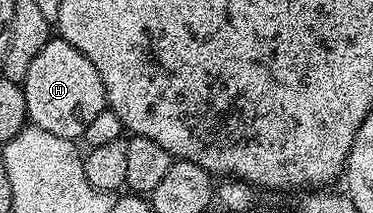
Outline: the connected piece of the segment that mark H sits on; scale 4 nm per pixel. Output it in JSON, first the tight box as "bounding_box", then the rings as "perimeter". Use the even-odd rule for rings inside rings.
{"bounding_box":[21,36,107,139],"perimeter":[[[61,36],[51,37],[50,42],[40,48],[36,60],[32,60],[31,66],[28,67],[26,81],[21,83],[21,88],[26,101],[27,119],[33,125],[44,128],[44,132],[53,132],[56,136],[81,139],[82,133],[86,131],[88,124],[92,124],[93,118],[107,109],[106,89],[100,80],[100,72],[96,72],[92,60],[88,60],[84,52],[72,48],[72,44],[68,44]]]}

